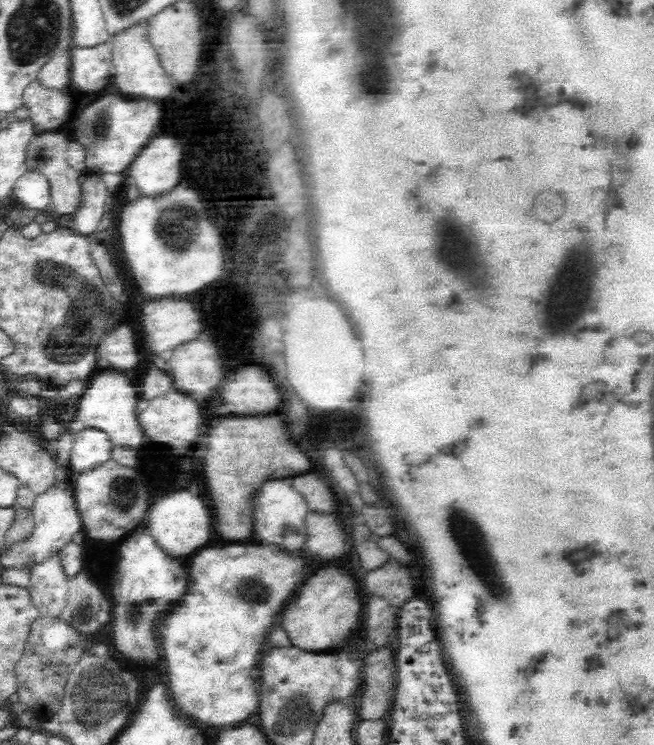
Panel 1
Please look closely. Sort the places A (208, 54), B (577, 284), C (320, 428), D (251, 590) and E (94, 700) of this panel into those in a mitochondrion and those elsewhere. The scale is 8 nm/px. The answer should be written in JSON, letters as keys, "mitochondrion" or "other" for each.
{"A":"other","B":"mitochondrion","C":"other","D":"mitochondrion","E":"mitochondrion"}

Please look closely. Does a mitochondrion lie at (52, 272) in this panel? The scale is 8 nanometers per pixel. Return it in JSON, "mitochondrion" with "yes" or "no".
{"mitochondrion":"yes"}

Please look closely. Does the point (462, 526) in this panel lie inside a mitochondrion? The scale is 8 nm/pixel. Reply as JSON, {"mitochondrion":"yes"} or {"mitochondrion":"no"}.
{"mitochondrion":"yes"}

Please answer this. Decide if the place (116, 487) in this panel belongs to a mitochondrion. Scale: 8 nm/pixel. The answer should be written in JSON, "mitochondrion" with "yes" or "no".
{"mitochondrion":"yes"}

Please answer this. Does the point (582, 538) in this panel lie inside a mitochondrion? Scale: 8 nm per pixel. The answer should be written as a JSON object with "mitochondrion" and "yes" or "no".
{"mitochondrion":"yes"}

